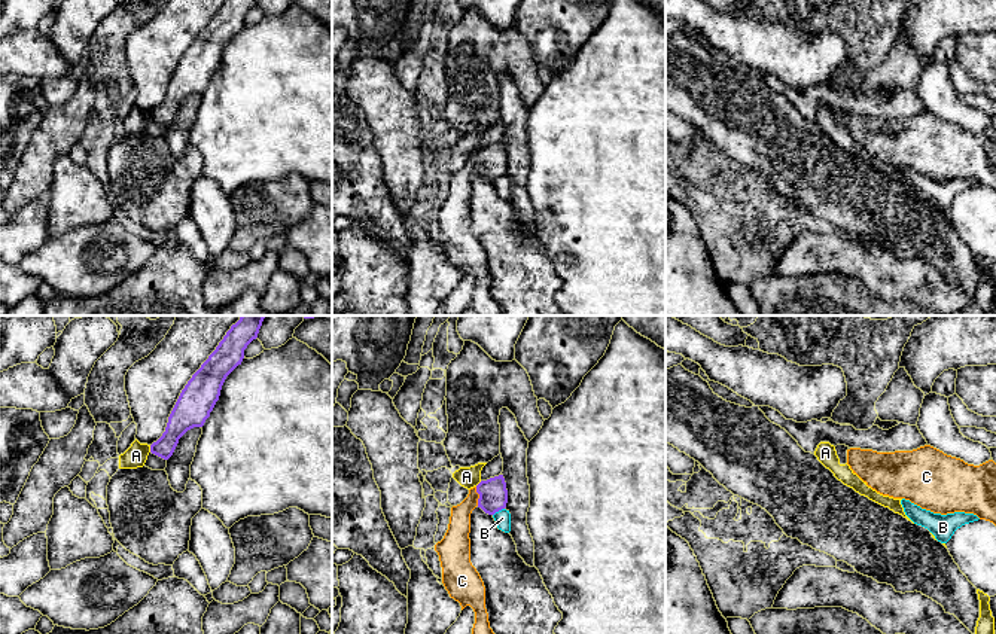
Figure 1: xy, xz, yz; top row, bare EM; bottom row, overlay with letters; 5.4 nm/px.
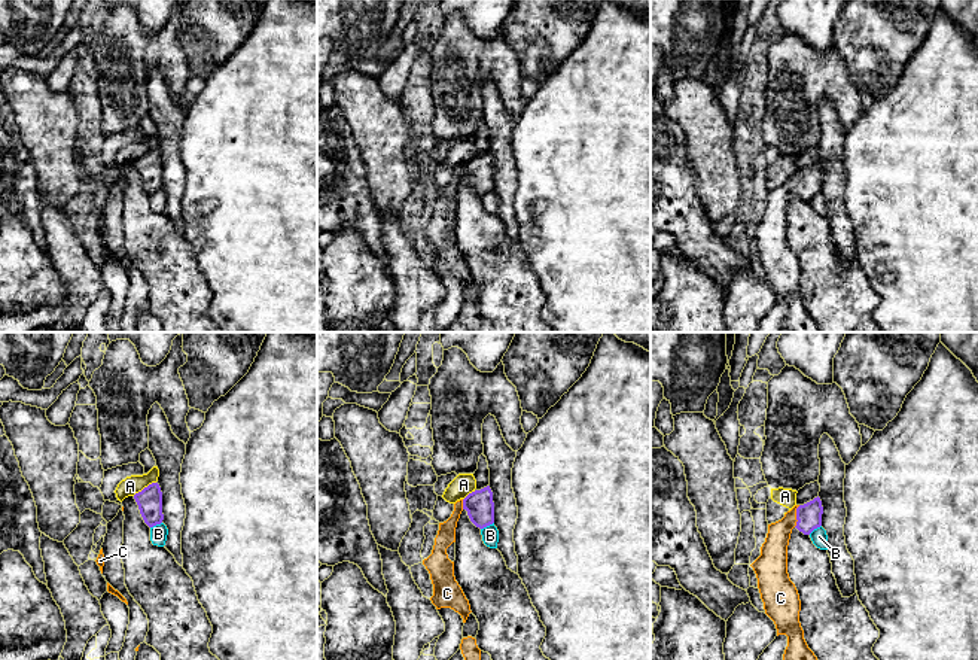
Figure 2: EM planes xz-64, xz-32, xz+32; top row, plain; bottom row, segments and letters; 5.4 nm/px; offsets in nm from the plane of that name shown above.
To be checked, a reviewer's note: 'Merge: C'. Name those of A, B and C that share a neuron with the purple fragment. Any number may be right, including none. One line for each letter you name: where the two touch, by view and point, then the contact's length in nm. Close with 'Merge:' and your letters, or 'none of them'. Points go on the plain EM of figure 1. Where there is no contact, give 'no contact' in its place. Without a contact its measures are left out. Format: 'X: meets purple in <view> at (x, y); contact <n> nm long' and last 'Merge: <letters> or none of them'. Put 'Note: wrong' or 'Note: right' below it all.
C: meets purple in xz at (480, 162); contact 110 nm long
Merge: C
Note: right

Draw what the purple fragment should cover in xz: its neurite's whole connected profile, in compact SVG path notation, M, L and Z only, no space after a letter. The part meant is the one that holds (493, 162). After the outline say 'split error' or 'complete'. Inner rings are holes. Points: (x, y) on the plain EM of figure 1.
M503 141L481 147L469 156L467 164L451 174L448 196L435 211L442 234L442 250L450 263L460 269L462 277L470 272L475 290L467 308L478 316L500 316L500 307L490 295L485 275L485 253L470 229L470 180L478 173L494 182L506 174L508 156Z | split error

